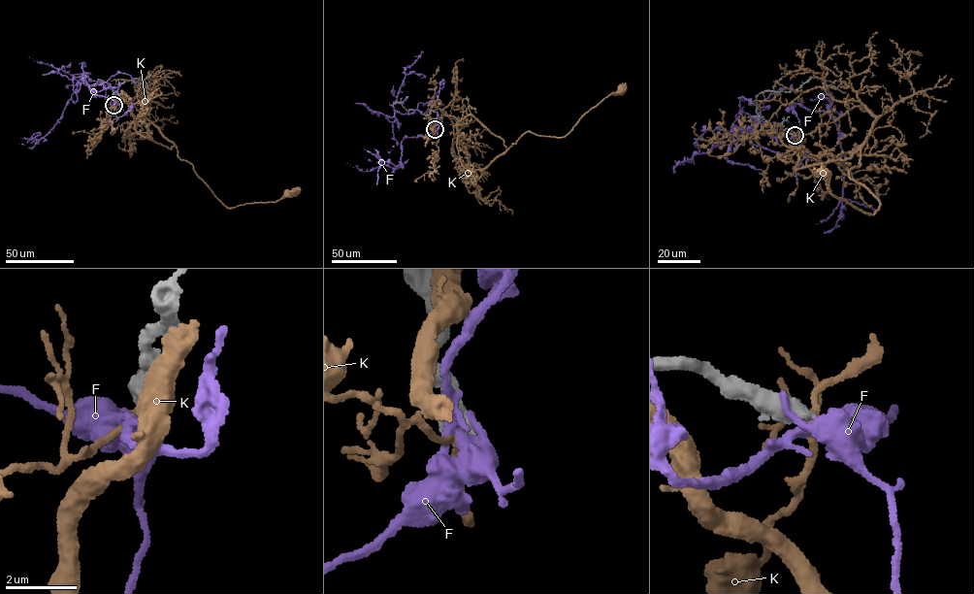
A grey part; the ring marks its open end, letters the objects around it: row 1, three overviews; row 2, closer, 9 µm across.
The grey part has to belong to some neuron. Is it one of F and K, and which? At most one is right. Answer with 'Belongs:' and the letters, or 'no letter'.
Belongs: no letter

